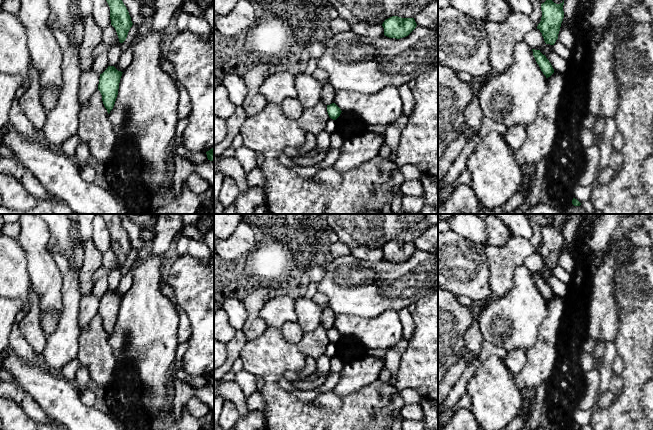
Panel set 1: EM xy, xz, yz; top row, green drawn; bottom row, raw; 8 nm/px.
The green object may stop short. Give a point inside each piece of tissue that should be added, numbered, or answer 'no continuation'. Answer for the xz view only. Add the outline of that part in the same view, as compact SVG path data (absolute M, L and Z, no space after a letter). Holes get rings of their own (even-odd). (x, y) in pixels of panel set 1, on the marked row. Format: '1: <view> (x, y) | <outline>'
no continuation

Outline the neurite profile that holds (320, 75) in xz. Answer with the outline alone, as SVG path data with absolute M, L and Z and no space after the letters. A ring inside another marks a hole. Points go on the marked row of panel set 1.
M317 68L317 69L313 72L312 76L313 76L316 80L318 80L322 85L328 83L328 75L326 74L325 71L323 71L323 70L319 69L319 68Z

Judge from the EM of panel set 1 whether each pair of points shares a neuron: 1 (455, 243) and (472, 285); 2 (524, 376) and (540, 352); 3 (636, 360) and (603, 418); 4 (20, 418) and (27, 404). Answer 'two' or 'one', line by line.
1: one
2: one
3: one
4: two

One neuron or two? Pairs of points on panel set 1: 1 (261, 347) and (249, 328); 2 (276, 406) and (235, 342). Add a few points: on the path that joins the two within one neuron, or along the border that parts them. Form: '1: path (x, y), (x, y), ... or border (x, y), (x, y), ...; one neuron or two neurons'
1: border (268, 327), (262, 333), (249, 340); two neurons
2: border (249, 340), (239, 356); two neurons

